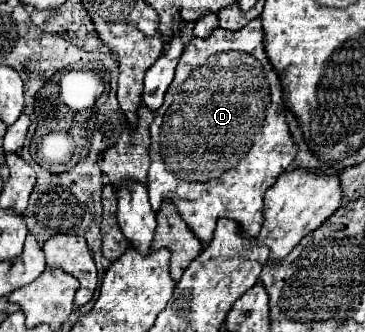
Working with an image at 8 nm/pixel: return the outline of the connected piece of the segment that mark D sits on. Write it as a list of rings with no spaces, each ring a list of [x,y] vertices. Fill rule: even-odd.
[[[253,19],[251,23],[247,23],[247,27],[243,27],[237,33],[225,31],[225,29],[215,29],[207,39],[199,39],[193,37],[193,41],[187,45],[185,53],[179,59],[177,71],[175,71],[175,79],[165,95],[163,105],[159,107],[159,111],[155,111],[155,121],[151,123],[151,147],[149,147],[149,155],[151,155],[151,167],[149,167],[149,181],[147,181],[147,191],[149,191],[149,201],[155,213],[159,213],[161,203],[163,201],[171,201],[177,209],[177,213],[183,217],[183,221],[187,223],[187,227],[191,227],[191,233],[201,241],[201,245],[205,247],[211,239],[213,239],[213,231],[217,225],[217,219],[225,217],[231,219],[239,225],[239,231],[243,229],[243,237],[245,239],[253,239],[259,235],[259,229],[263,225],[263,195],[265,191],[271,187],[271,183],[275,183],[275,179],[287,171],[287,167],[293,163],[295,155],[297,155],[297,145],[293,141],[293,137],[289,135],[289,127],[285,123],[285,105],[283,105],[283,89],[279,83],[277,73],[273,71],[265,51],[263,51],[263,31],[261,31],[261,19]]]

